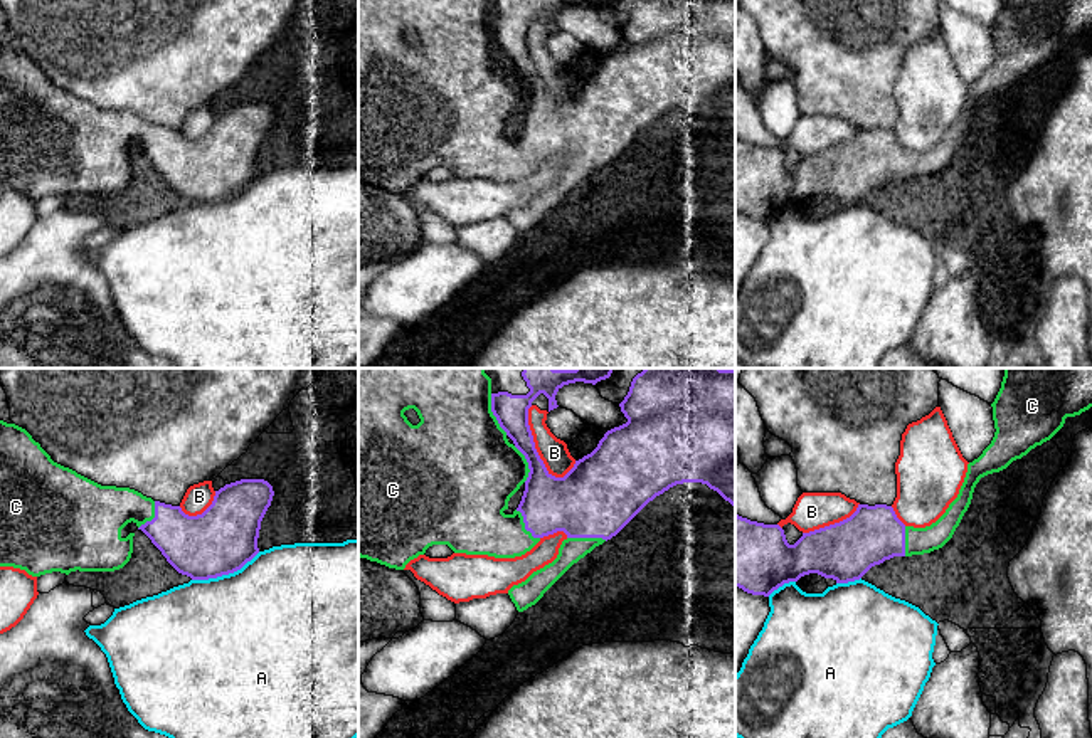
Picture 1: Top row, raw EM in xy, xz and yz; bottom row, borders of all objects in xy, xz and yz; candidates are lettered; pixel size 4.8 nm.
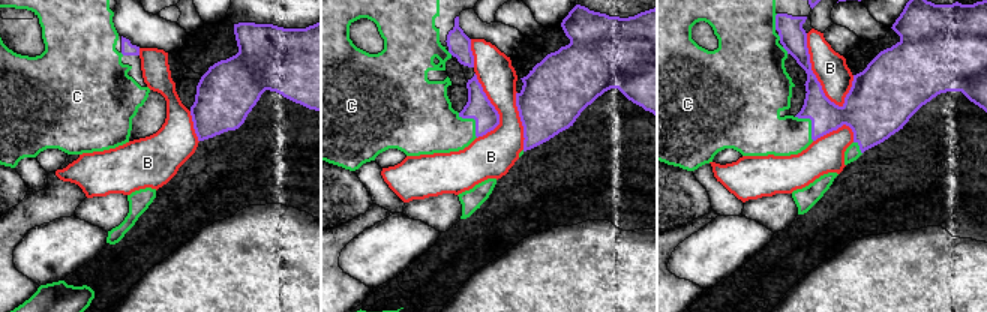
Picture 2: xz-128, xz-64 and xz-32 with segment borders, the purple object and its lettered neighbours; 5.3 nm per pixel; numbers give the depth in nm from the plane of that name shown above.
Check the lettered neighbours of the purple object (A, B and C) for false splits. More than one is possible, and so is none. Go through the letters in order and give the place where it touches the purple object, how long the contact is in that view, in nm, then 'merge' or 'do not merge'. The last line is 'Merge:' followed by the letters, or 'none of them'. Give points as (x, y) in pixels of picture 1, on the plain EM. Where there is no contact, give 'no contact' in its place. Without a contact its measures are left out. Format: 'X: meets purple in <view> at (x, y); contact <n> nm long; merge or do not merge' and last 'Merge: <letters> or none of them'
A: meets purple in xy at (226, 197); contact 360 nm long; do not merge
B: meets purple in xz at (534, 69); contact 380 nm long; do not merge
C: meets purple in xz at (493, 37); contact 220 nm long; merge
Merge: C

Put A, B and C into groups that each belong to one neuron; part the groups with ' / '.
A / B / C

